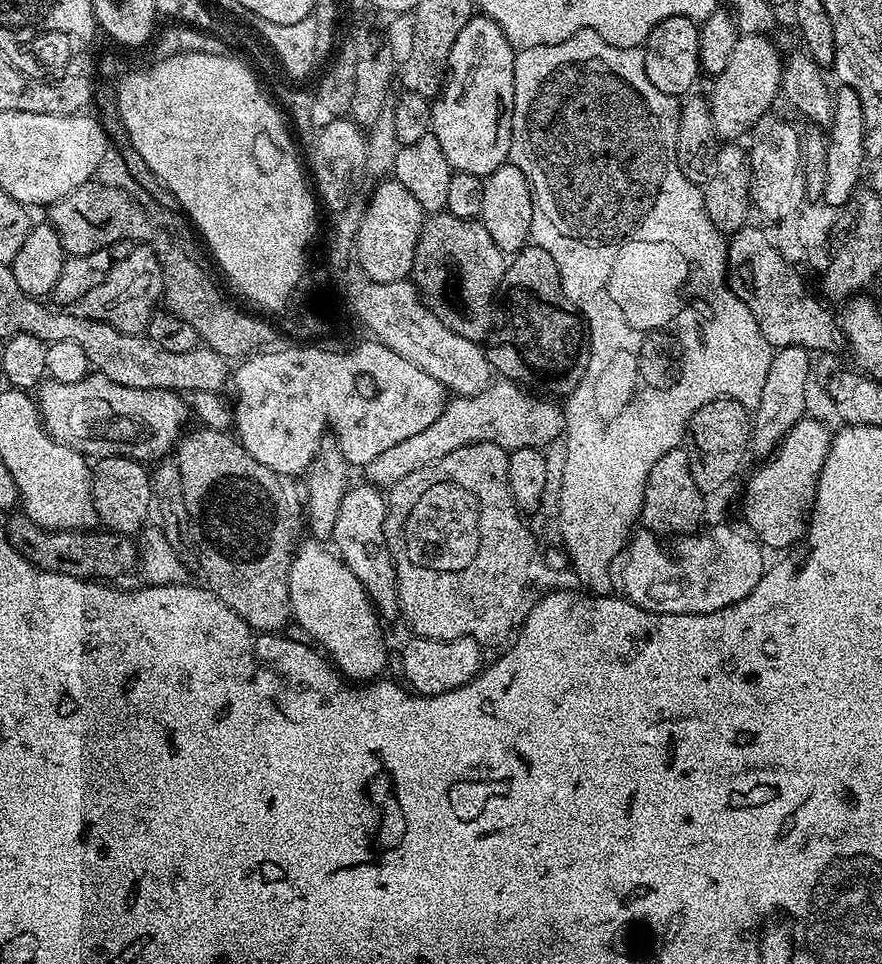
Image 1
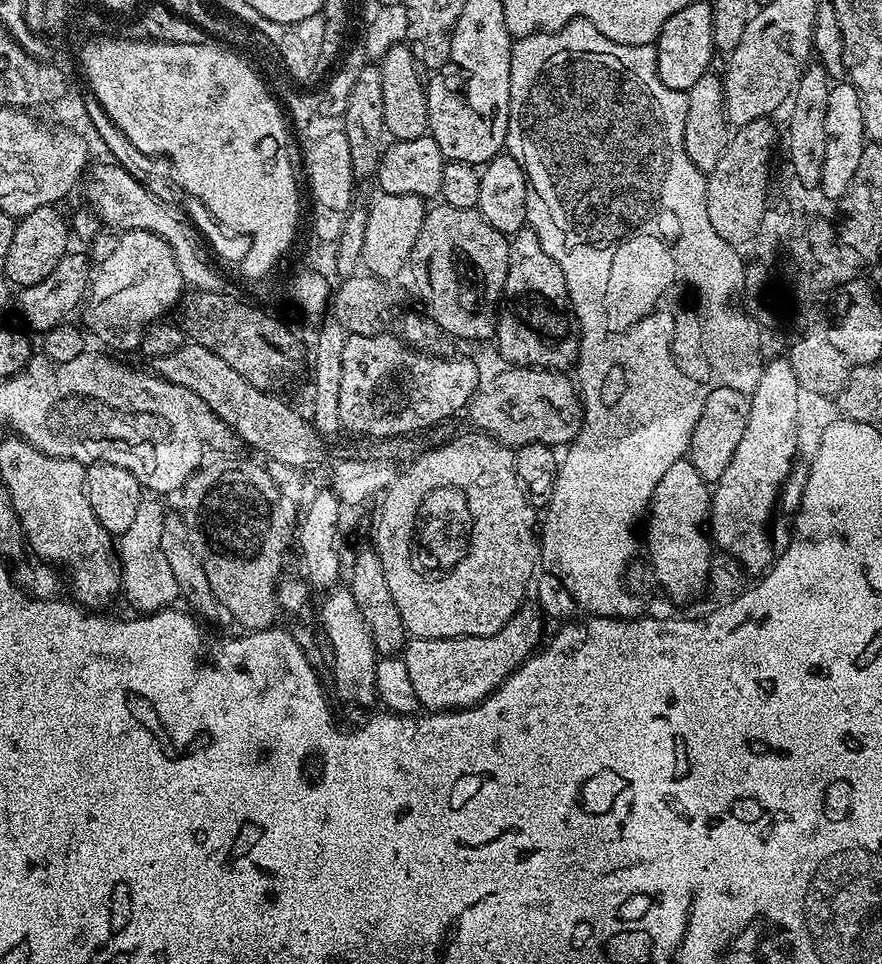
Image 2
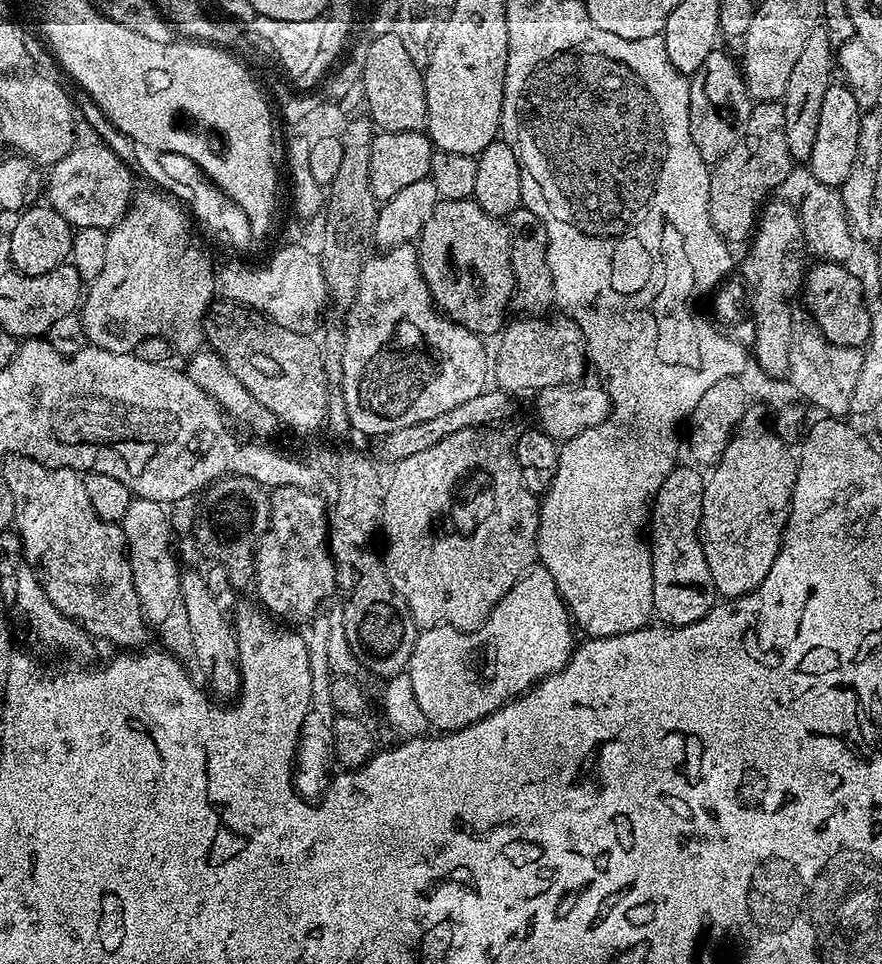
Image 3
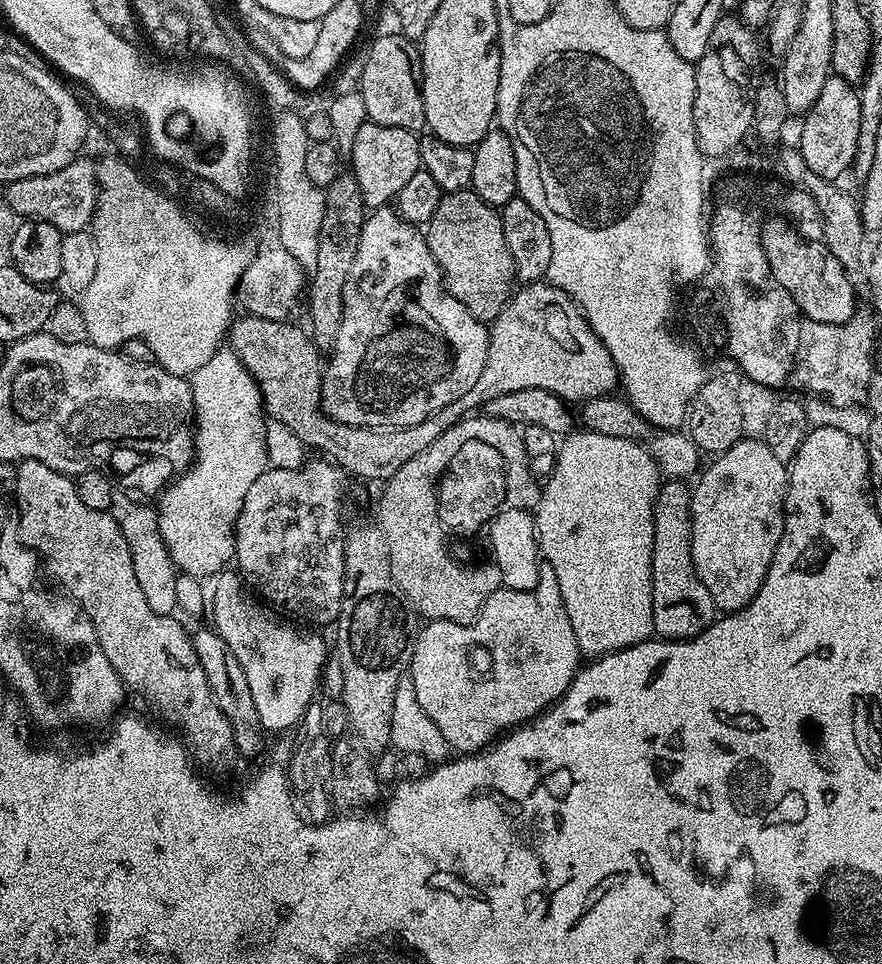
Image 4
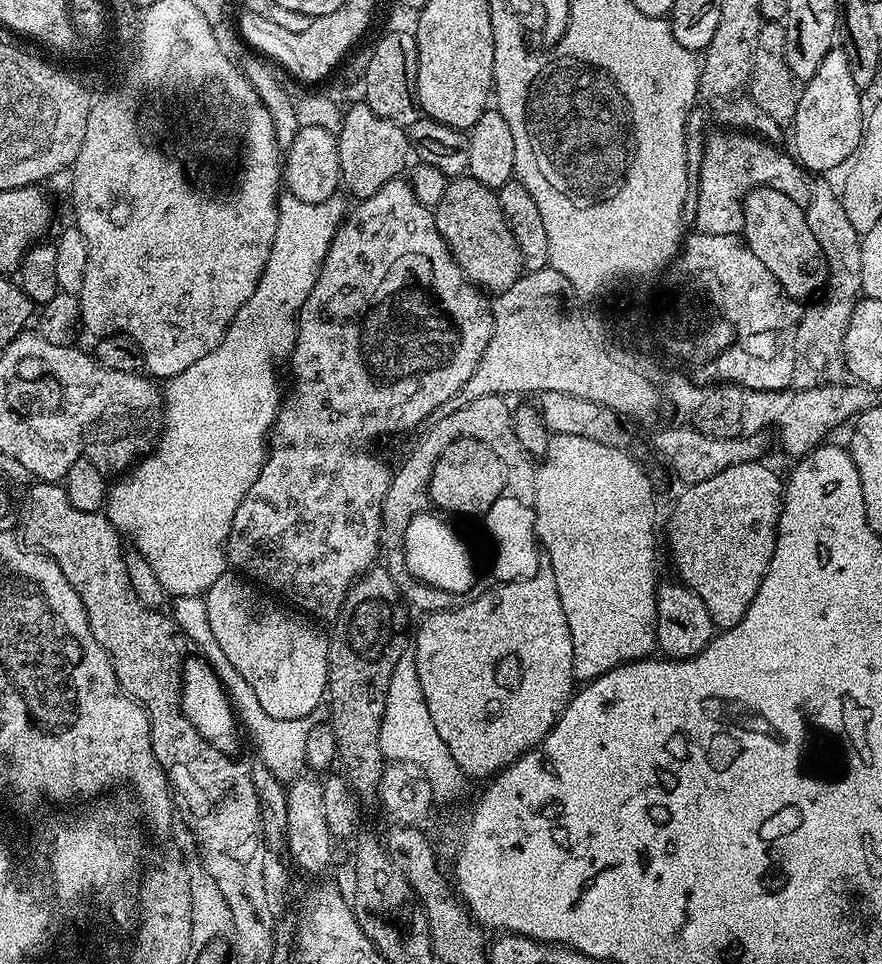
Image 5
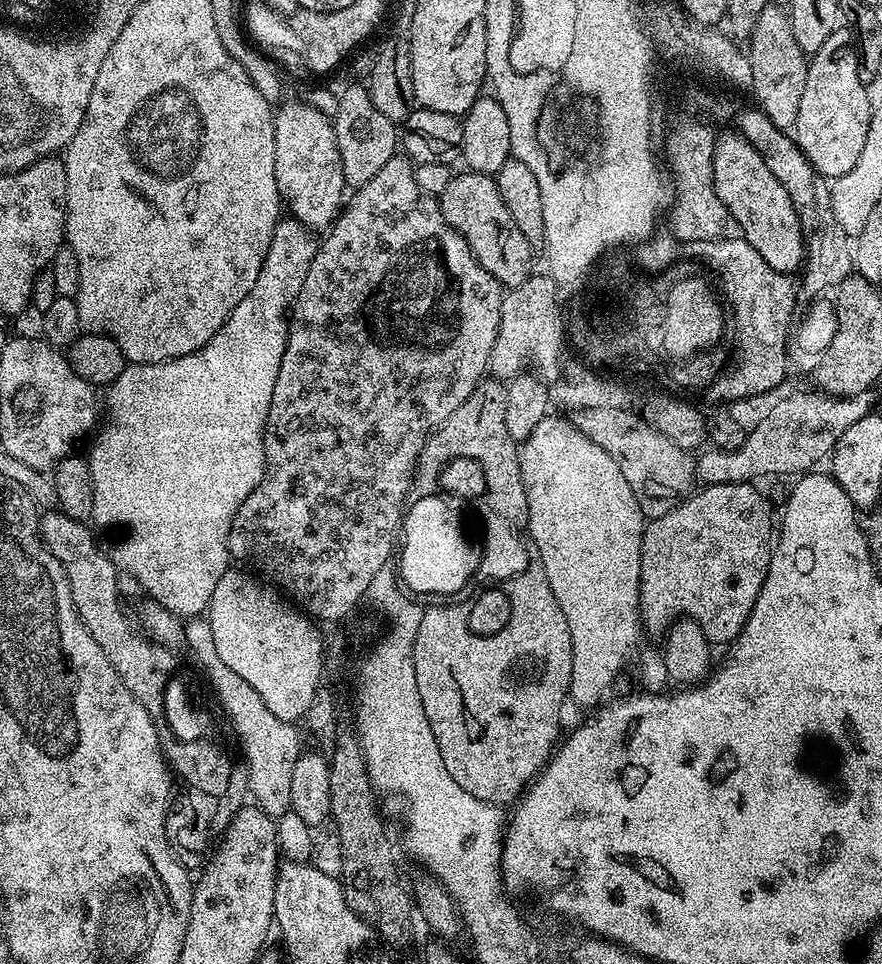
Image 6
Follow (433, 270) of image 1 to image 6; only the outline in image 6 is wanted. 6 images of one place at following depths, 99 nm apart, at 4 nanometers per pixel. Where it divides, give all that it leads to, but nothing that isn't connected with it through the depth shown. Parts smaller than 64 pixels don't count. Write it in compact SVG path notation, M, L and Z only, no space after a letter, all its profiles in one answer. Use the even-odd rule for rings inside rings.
M471 170L457 171L450 178L446 190L438 198L440 213L446 223L468 243L477 262L505 289L517 288L533 275L534 250L526 242L522 230L514 226L502 194L498 194L495 175Z

